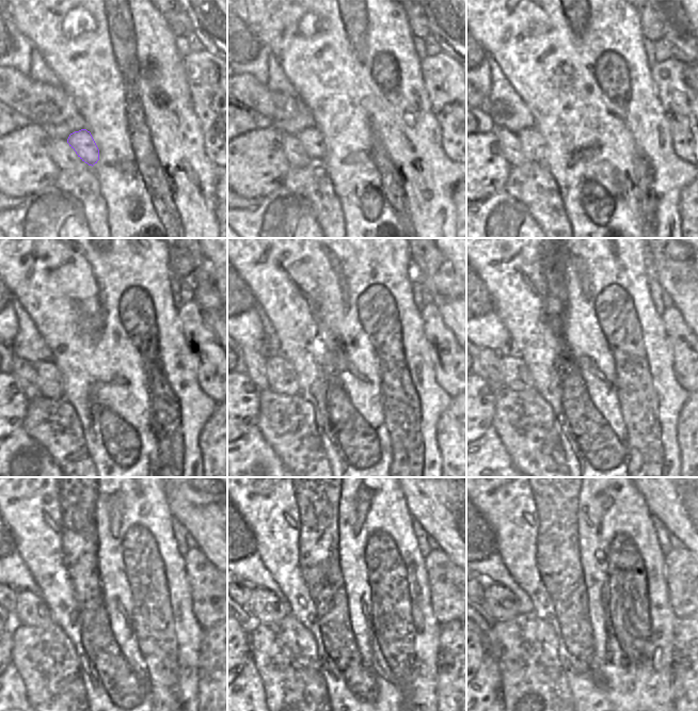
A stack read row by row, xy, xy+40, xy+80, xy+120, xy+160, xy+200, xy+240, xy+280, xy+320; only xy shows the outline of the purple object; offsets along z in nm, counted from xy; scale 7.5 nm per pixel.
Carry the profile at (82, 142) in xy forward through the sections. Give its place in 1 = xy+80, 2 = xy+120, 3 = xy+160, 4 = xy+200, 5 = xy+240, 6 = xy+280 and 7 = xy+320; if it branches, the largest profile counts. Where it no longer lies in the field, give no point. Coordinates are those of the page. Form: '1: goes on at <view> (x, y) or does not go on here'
1: goes on at xy+80 (533, 145)
2: goes on at xy+120 (50, 384)
3: goes on at xy+160 (282, 378)
4: goes on at xy+200 (516, 375)
5: goes on at xy+240 (31, 610)
6: goes on at xy+280 (264, 606)
7: goes on at xy+320 (502, 604)

